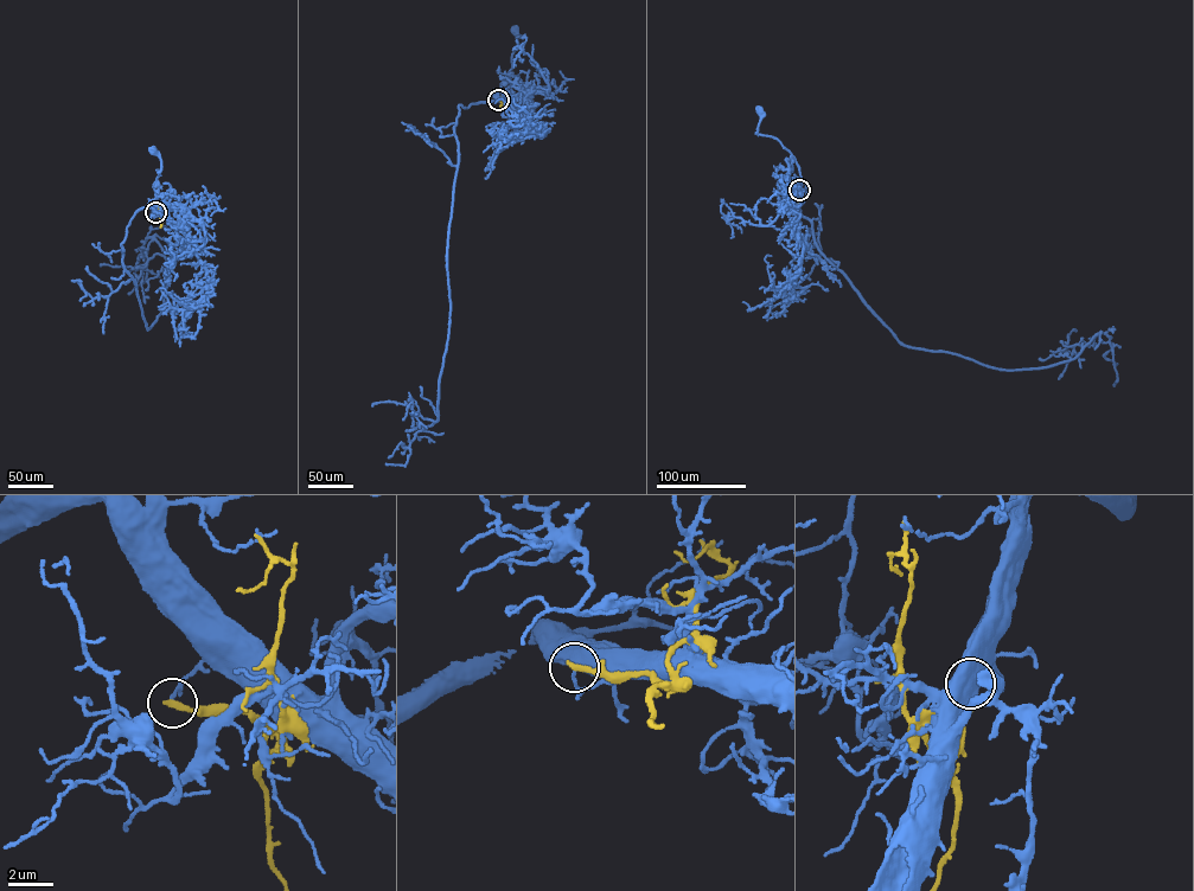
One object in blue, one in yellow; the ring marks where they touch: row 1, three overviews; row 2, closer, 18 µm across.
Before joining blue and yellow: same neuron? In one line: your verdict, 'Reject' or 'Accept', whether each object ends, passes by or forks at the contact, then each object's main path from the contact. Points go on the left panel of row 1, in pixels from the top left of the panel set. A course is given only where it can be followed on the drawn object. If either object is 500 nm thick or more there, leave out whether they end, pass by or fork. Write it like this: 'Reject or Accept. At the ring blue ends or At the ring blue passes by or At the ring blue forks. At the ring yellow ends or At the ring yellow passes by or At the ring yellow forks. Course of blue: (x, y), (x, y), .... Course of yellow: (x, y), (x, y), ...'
Reject. At the ring blue ends. At the ring yellow ends. Course of blue: (155, 212), (153, 184), (161, 161), (151, 149). Course of yellow: (155, 212), (160, 215), (160, 228)

